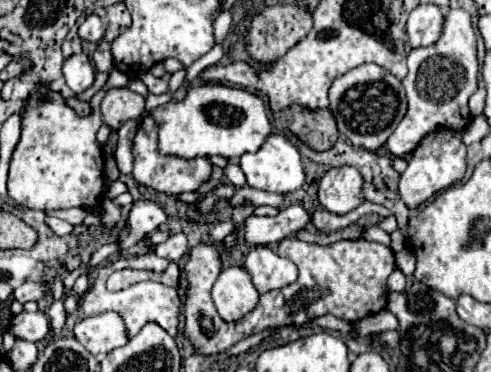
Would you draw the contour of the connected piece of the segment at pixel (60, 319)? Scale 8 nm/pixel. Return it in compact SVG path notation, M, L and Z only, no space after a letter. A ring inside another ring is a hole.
M65 291L63 297L59 301L52 303L48 310L48 318L51 322L51 333L53 335L61 333L67 316L65 315L64 301L68 297L68 293Z

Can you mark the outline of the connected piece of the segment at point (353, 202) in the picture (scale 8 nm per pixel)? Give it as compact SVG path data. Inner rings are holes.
M336 167L326 171L318 183L318 201L324 209L344 215L360 205L358 193L362 189L362 175L354 167Z

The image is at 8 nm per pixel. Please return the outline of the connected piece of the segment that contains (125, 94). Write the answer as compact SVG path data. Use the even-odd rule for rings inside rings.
M128 87L110 89L102 99L102 117L112 131L118 131L124 121L140 117L142 113L144 113L144 97L130 91Z

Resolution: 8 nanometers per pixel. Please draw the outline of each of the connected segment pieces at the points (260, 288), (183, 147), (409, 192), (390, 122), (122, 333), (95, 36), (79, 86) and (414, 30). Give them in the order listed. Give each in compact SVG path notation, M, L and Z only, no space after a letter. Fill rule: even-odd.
M258 245L248 253L248 257L244 261L244 269L248 271L256 291L260 295L268 293L272 289L280 289L284 285L290 285L298 277L296 265L290 259L278 257L266 245Z
M200 83L198 87L190 87L182 101L168 101L160 105L158 109L152 111L152 117L158 123L158 151L162 155L176 155L182 159L212 157L212 155L220 155L226 159L242 157L244 153L254 153L266 141L268 133L272 133L264 101L258 95L246 89L236 89L220 83Z
M450 129L432 131L416 147L416 151L408 163L408 169L400 177L398 191L408 209L418 209L418 205L424 205L438 191L448 189L454 183L458 183L464 177L464 173L466 173L466 145L462 143L462 133L450 131Z
M366 63L348 71L332 83L330 111L336 117L338 131L346 135L352 145L376 151L386 143L386 139L394 133L402 117L406 115L406 93L402 81L396 79L388 69L376 63Z
M102 313L96 317L84 317L74 325L76 339L94 355L110 353L112 349L126 345L126 329L118 313Z
M88 15L88 17L84 19L84 23L78 27L80 39L92 41L92 43L102 41L104 31L106 31L106 29L104 29L104 23L102 23L102 19L100 19L98 15Z
M74 53L72 57L64 59L62 73L66 79L66 85L78 95L84 89L88 89L94 81L94 67L86 53Z
M418 5L406 25L406 35L410 47L426 47L440 39L444 25L444 13L436 5Z

